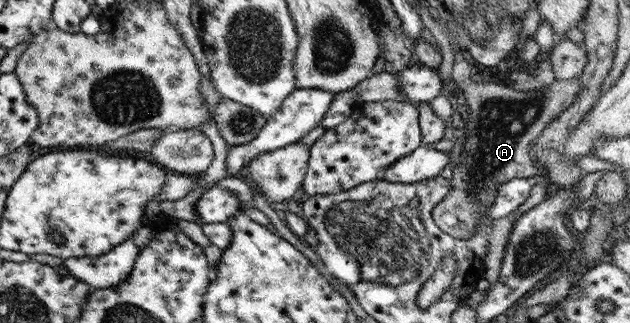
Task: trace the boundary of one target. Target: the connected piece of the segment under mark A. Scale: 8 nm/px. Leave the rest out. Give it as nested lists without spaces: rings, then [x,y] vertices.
[[[464,60],[454,62],[452,68],[452,81],[456,82],[460,89],[464,102],[468,110],[468,116],[464,124],[464,144],[460,152],[460,160],[454,164],[449,179],[448,194],[439,200],[439,203],[431,210],[431,217],[434,224],[448,236],[459,240],[468,240],[475,233],[477,220],[481,214],[494,202],[497,191],[496,186],[504,184],[513,178],[536,177],[538,171],[532,165],[531,145],[533,139],[542,132],[542,129],[554,118],[557,117],[565,108],[568,108],[580,92],[580,75],[574,79],[557,80],[545,88],[537,91],[510,90],[504,86],[482,82],[472,82],[464,74]]]

